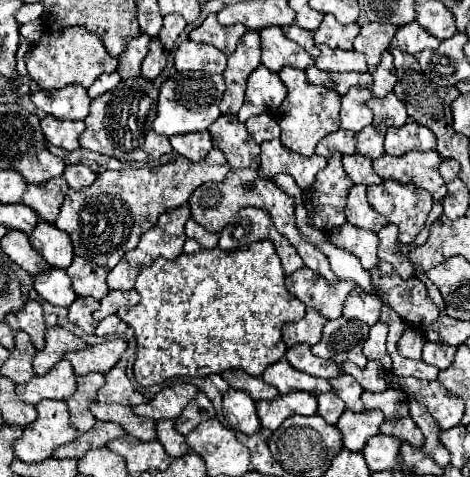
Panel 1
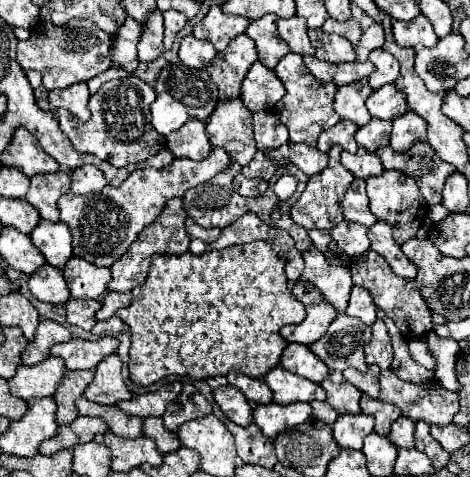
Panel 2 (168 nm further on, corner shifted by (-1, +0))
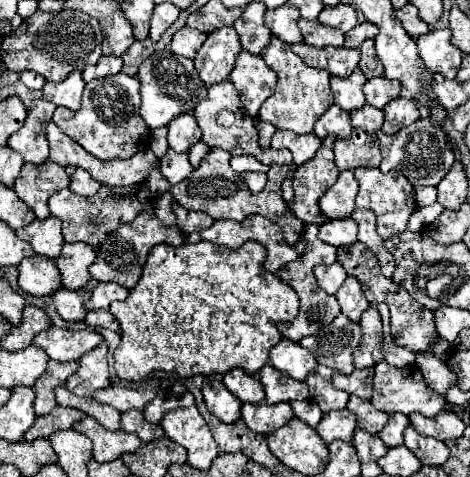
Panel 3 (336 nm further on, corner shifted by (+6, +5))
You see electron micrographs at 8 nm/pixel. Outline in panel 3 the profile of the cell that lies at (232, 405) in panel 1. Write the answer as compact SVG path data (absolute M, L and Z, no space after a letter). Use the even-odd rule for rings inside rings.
M211 376L205 378L201 386L205 404L213 416L217 416L225 424L233 424L241 418L241 402L223 386L221 380L215 380Z

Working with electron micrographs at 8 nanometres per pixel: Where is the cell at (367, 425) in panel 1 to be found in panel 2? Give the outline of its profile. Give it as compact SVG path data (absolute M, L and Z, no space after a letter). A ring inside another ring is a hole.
M364 413L340 415L332 425L332 437L340 447L362 449L362 441L368 433L372 433L372 427L374 427L372 417Z

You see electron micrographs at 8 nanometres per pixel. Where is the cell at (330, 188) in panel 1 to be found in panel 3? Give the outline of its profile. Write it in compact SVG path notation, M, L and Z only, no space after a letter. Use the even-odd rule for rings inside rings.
M327 136L323 140L323 146L317 150L317 154L301 164L293 176L293 192L295 198L289 204L289 210L303 222L303 224L325 224L327 218L319 208L321 196L337 182L339 168L333 158L333 142L335 136Z

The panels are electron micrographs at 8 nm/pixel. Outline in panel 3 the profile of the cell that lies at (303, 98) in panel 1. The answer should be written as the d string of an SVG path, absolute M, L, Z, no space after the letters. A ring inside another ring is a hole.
M275 36L271 40L271 44L263 50L261 56L267 62L267 66L277 72L277 78L279 78L275 92L261 104L261 110L259 110L261 120L275 124L279 130L289 130L295 134L311 132L313 124L333 104L333 96L329 90L329 78L331 76L325 70L305 66L305 62L301 58L297 58L297 54L293 54L291 46L281 42Z

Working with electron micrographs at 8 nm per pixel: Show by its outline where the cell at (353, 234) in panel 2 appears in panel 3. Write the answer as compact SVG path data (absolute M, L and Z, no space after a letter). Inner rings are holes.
M351 218L327 220L319 228L319 238L331 246L349 246L357 242L357 222Z

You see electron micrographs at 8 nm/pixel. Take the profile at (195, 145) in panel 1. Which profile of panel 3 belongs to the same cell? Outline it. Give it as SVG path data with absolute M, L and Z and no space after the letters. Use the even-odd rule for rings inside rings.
M193 114L177 116L169 126L169 146L175 152L187 152L193 144L201 140L201 128Z

